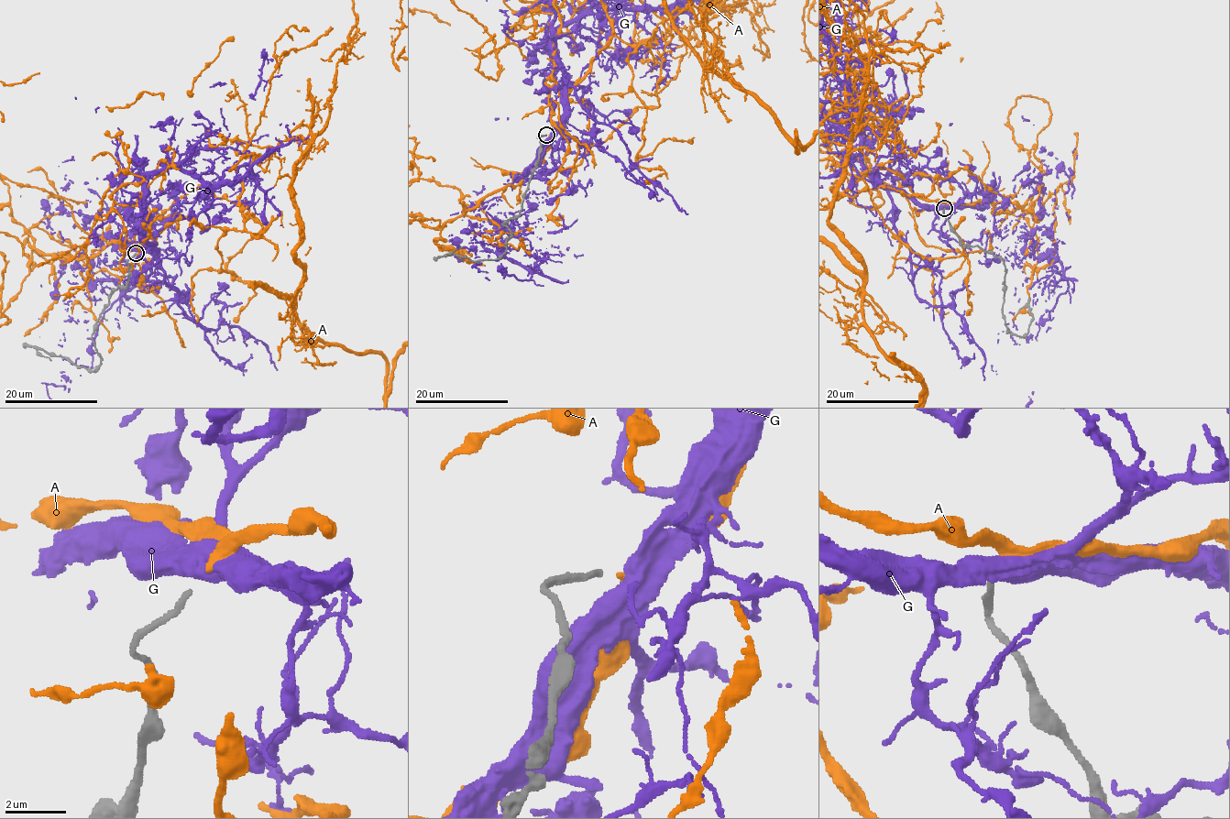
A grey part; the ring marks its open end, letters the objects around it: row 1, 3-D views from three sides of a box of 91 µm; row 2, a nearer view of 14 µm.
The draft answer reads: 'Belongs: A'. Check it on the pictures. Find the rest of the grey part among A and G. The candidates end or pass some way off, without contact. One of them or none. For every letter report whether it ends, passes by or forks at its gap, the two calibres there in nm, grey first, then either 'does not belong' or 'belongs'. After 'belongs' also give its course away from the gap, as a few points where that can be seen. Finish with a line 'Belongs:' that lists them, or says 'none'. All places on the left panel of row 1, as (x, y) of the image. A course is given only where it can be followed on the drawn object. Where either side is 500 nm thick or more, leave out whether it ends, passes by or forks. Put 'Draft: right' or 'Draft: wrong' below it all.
A: it ends there; 190 nm thick on the grey side, 280 nm on the other; belongs; it runs (137, 250), (180, 218), (260, 236), (277, 248), (279, 315), (291, 306), (313, 335), (386, 361)
G: 190 nm thick on the grey side, 800 nm on the other; does not belong
Belongs: A
Draft: right

